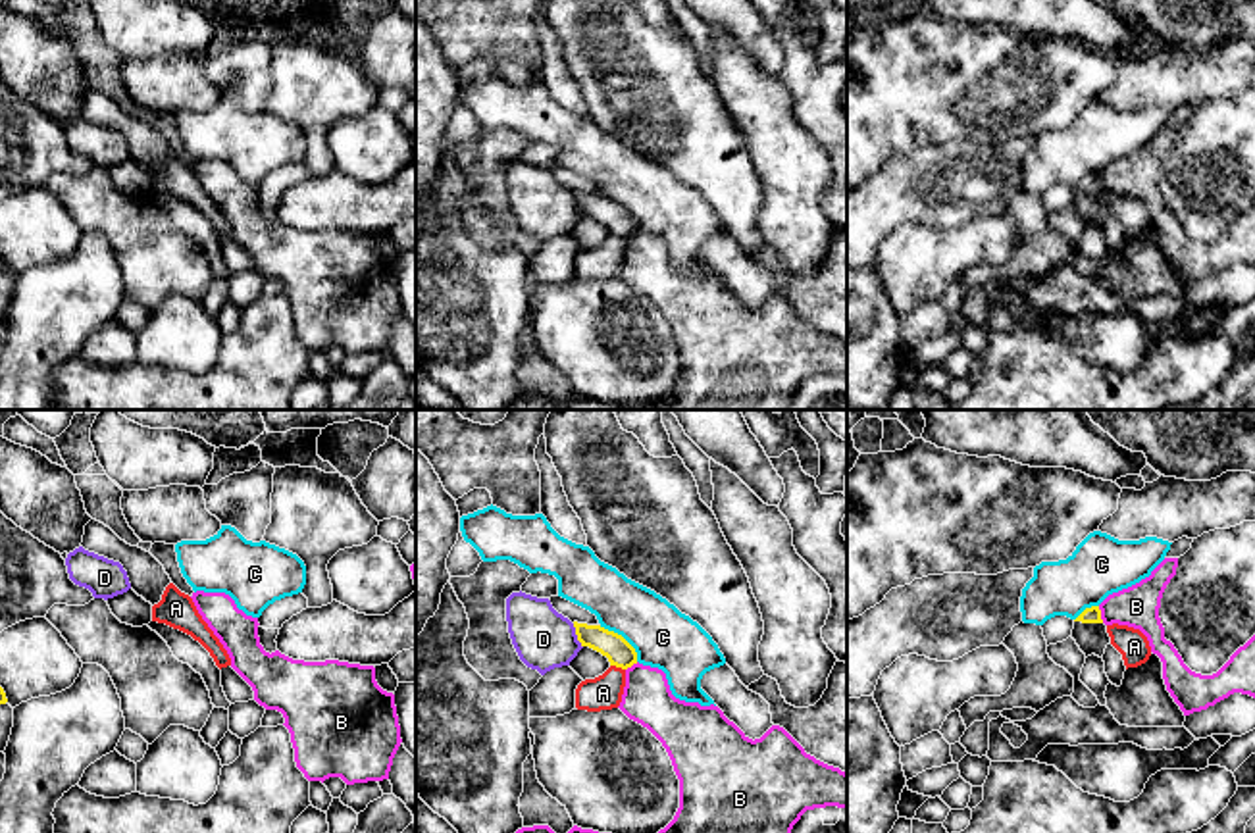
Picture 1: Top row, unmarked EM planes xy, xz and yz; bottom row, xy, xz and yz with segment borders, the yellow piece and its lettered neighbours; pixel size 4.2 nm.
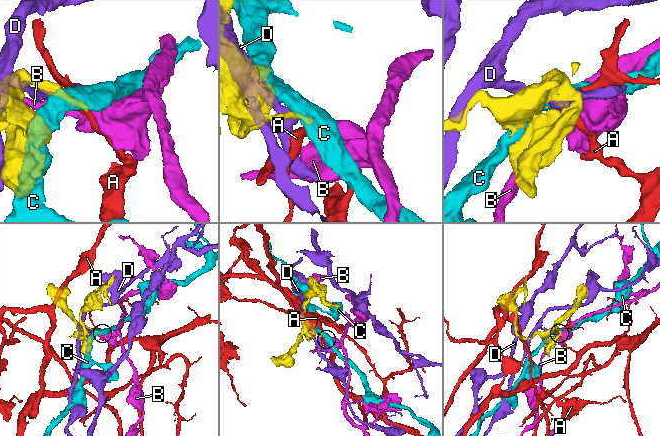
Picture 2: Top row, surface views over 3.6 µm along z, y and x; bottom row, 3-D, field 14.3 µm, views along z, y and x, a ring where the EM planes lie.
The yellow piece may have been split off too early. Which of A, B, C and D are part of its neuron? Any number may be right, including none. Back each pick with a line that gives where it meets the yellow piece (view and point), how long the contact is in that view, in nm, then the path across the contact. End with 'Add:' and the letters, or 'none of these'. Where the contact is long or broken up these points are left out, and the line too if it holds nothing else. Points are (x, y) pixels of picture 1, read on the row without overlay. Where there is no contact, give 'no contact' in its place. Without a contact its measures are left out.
Add: none of these

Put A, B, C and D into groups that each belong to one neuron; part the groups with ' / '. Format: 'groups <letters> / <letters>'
groups A / B / C / D

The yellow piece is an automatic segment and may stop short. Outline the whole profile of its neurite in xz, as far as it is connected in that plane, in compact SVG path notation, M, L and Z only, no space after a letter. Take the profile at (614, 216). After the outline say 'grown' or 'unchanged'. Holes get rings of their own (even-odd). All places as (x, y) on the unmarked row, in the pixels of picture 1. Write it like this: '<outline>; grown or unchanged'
M574 190L577 210L608 227L610 235L628 239L637 233L635 217L618 202L601 194Z; unchanged

